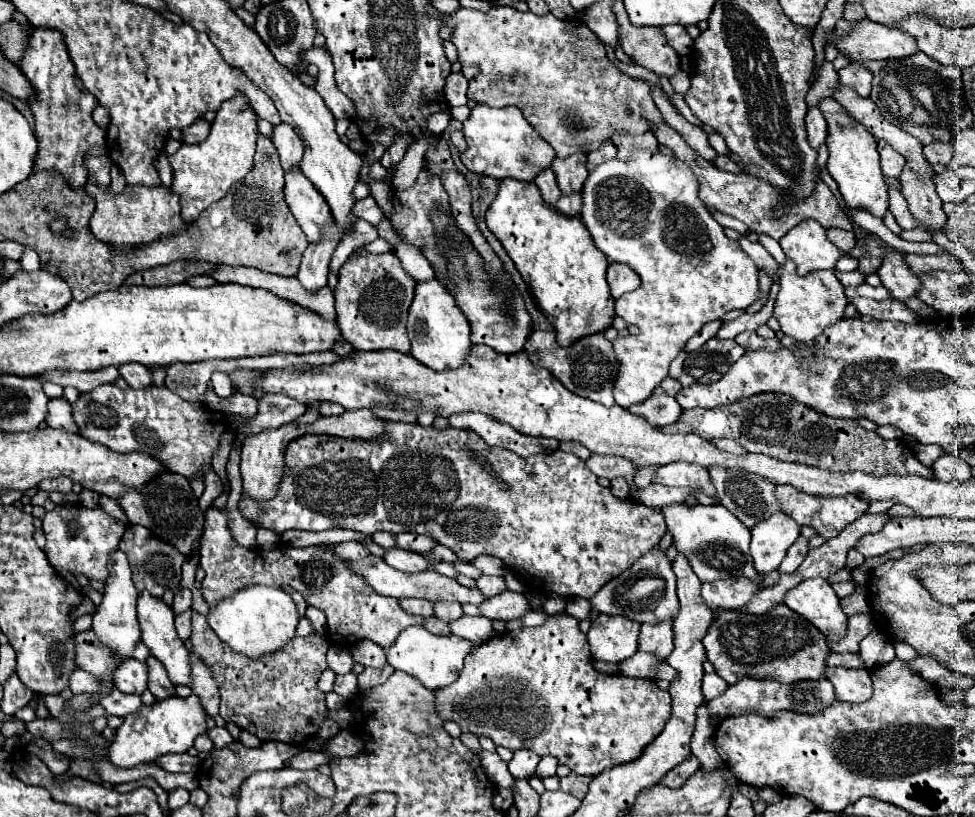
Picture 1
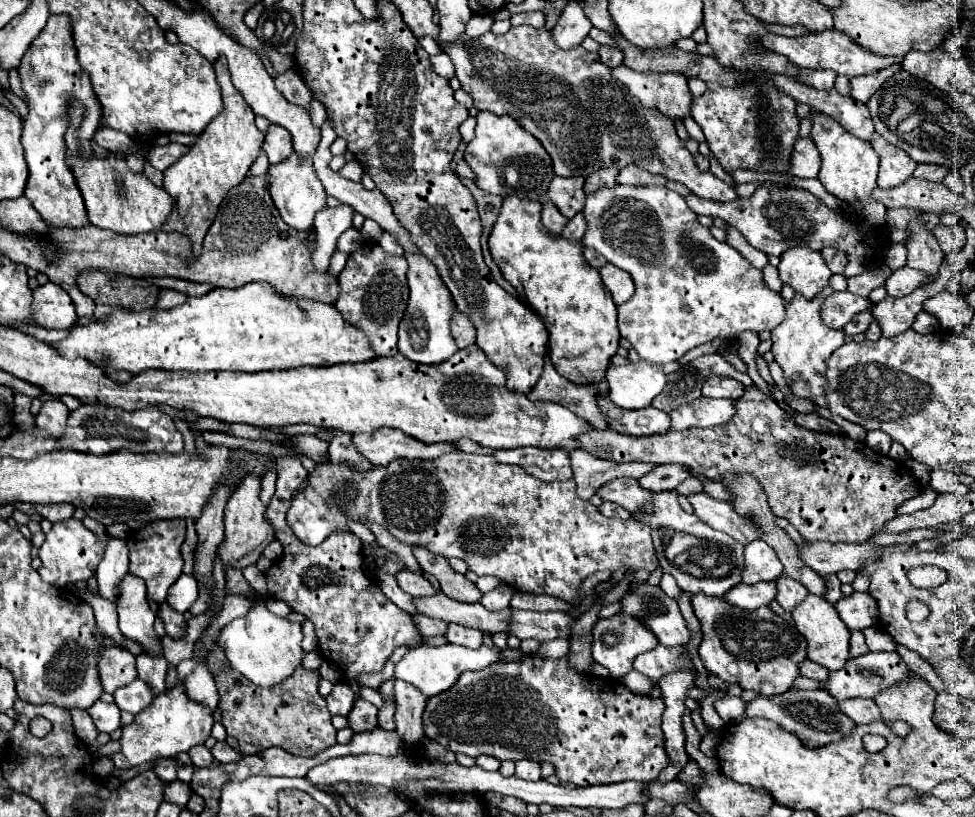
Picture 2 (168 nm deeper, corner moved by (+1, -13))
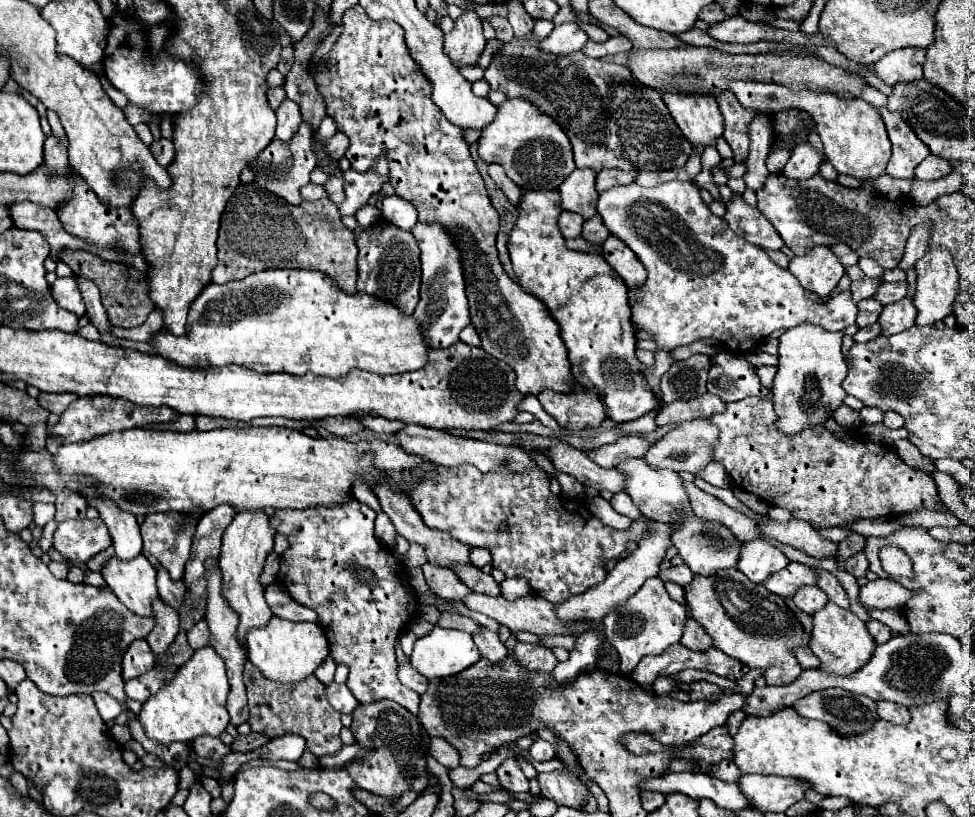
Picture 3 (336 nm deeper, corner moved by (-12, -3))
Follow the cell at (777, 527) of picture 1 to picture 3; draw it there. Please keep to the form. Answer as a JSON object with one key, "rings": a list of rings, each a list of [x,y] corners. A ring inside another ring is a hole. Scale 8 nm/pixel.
{"rings":[[[754,539],[742,545],[738,569],[754,583],[762,583],[768,575],[784,569],[790,559],[766,539]]]}

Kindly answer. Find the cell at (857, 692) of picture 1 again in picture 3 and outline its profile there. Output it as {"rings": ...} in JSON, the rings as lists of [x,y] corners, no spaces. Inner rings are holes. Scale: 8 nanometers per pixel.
{"rings":[[[878,701],[876,703],[876,713],[880,719],[886,719],[894,725],[904,725],[910,721],[910,713],[904,705],[892,703],[892,701]]]}

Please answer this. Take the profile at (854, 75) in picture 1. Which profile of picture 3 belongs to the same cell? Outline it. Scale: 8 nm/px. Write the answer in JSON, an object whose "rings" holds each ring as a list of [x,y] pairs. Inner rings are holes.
{"rings":[[[920,47],[896,49],[884,55],[880,61],[876,61],[872,69],[886,85],[894,85],[898,81],[914,81],[922,77],[924,55],[926,55],[926,49],[920,49]]]}

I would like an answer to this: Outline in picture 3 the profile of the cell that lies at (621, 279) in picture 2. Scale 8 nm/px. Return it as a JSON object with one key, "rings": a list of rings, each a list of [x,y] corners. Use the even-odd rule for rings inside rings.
{"rings":[[[610,235],[604,241],[602,255],[612,265],[612,269],[624,279],[624,283],[630,289],[636,289],[636,287],[644,285],[644,281],[646,281],[644,265],[638,261],[638,257],[634,253],[630,253],[630,249],[618,237]]]}

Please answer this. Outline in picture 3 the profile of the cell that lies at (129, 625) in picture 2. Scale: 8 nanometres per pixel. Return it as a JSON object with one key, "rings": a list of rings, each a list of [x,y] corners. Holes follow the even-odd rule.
{"rings":[[[138,555],[132,561],[120,561],[112,557],[104,565],[102,575],[114,595],[132,613],[138,613],[140,617],[154,617],[152,601],[158,599],[156,569],[144,555]]]}

